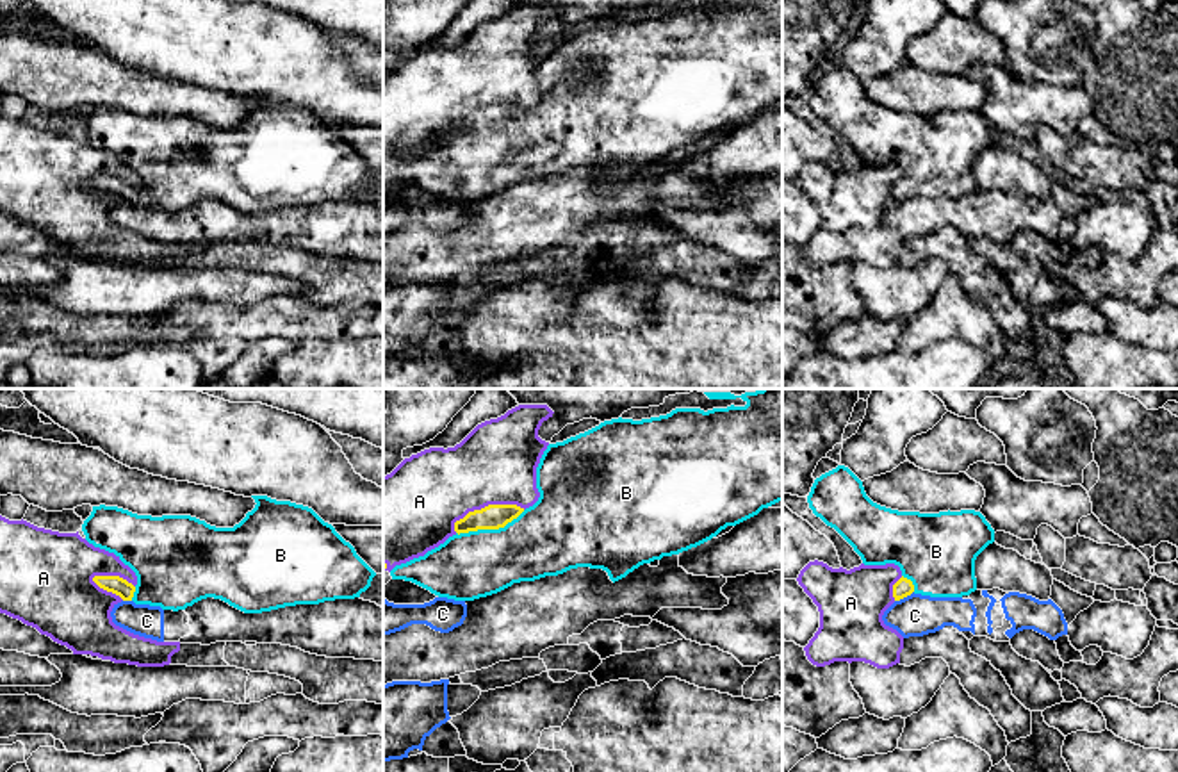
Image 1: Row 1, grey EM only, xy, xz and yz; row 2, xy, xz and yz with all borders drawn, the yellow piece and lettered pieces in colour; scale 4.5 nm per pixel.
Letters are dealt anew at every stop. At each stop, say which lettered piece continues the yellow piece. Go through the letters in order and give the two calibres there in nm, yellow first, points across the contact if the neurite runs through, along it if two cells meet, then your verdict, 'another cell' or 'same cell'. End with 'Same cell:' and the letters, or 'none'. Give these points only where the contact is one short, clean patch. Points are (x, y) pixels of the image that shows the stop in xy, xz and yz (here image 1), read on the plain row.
A: 110 nm thick on the yellow side, 360 nm on the other; another cell
B: 110 nm thick on the yellow side, 320 nm on the other; same cell
C: 90 nm thick on the yellow side, 190 nm on the other; another cell
Same cell: B

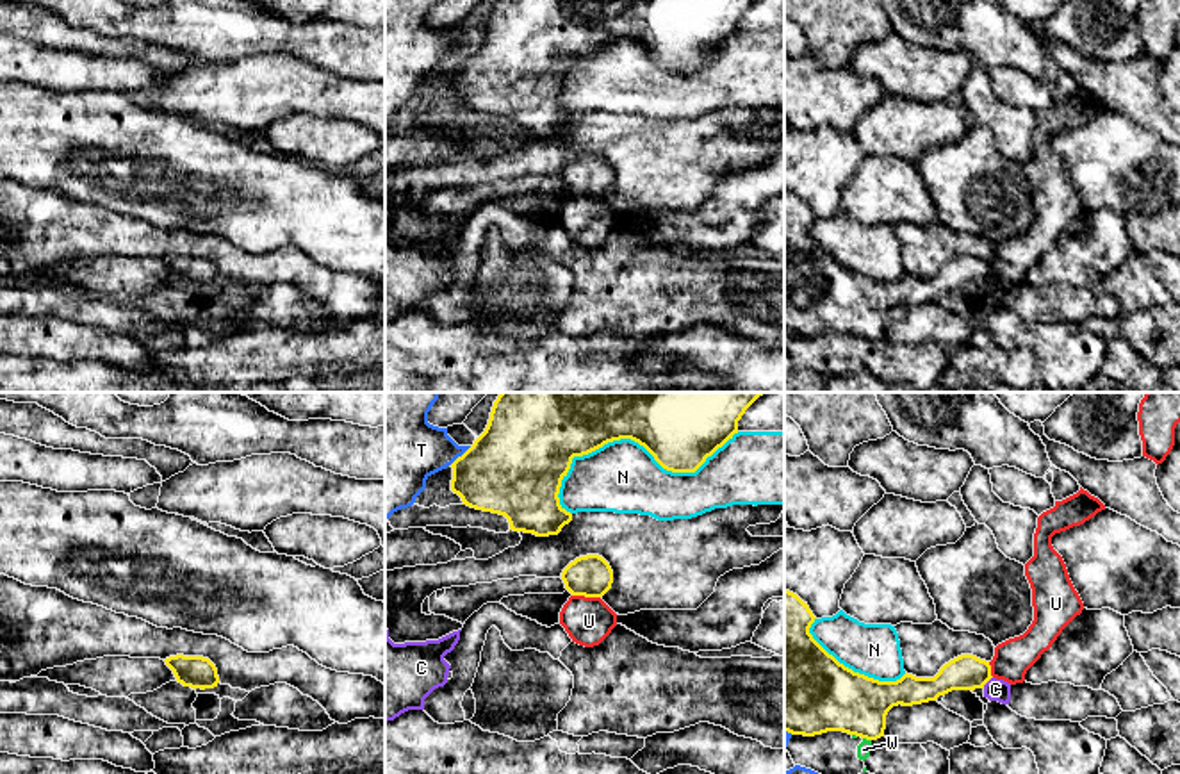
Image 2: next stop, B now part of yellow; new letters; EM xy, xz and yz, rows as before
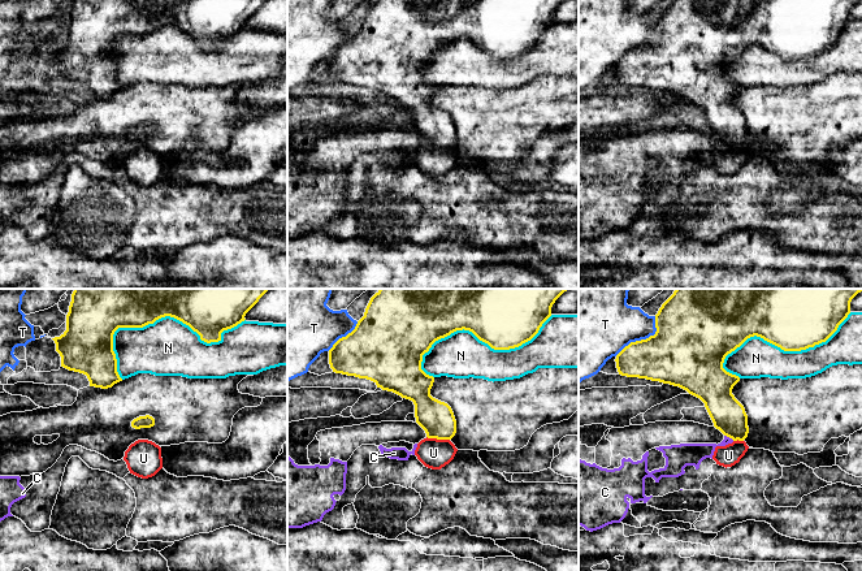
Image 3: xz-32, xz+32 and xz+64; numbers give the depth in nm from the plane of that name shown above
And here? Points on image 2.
C: 160 nm thick on the yellow side, 100 nm on the other; border along yz (991, 277), (983, 288); another cell
N: 320 nm thick on the yellow side, 320 nm on the other; another cell
T: 440 nm thick on the yellow side, 300 nm on the other; another cell
U: 190 nm thick on the yellow side, 220 nm on the other; runs through xz (590, 177), (587, 181), (587, 197), (589, 222); same cell
W: 300 nm thick on the yellow side, 60 nm on the other; border along yz (863, 337), (870, 341); another cell
Same cell: U

